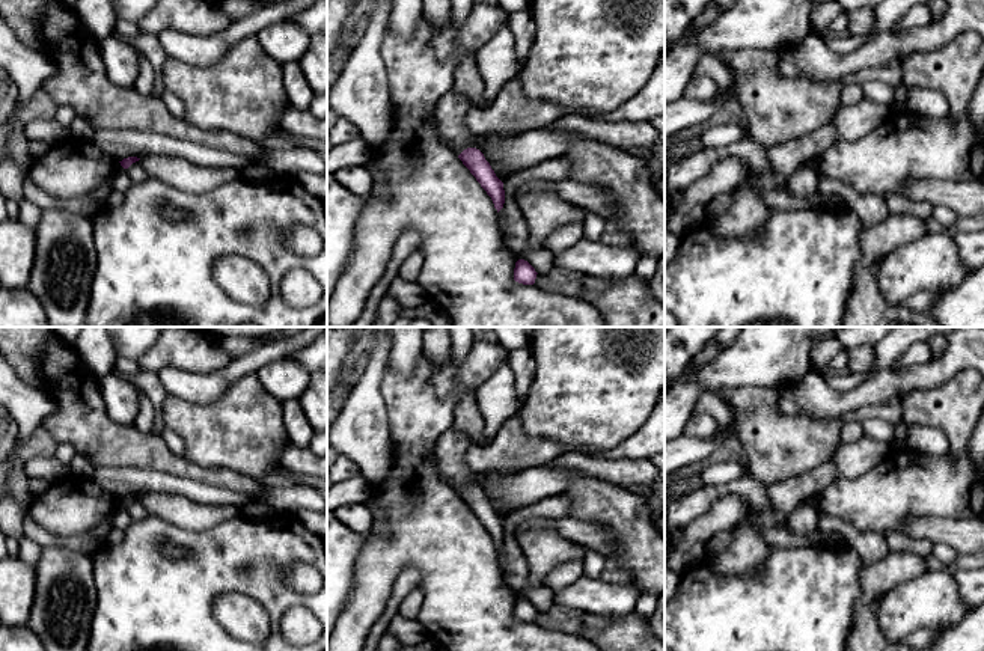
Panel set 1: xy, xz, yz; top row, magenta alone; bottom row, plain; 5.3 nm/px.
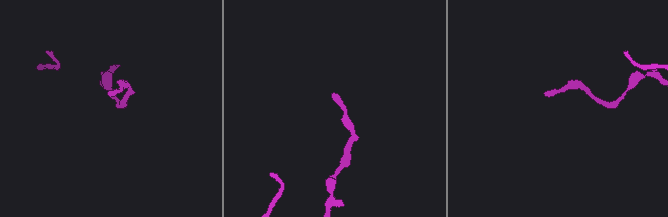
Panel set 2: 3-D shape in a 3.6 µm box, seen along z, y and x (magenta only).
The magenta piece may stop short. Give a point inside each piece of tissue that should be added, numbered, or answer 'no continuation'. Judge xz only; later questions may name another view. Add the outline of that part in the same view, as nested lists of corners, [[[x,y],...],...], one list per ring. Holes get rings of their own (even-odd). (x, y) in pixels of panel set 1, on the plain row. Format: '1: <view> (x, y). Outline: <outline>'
no continuation

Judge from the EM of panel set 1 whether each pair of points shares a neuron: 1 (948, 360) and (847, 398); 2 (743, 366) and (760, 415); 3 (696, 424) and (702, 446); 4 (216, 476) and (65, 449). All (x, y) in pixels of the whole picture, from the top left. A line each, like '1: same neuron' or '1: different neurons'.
1: same neuron
2: different neurons
3: different neurons
4: different neurons

